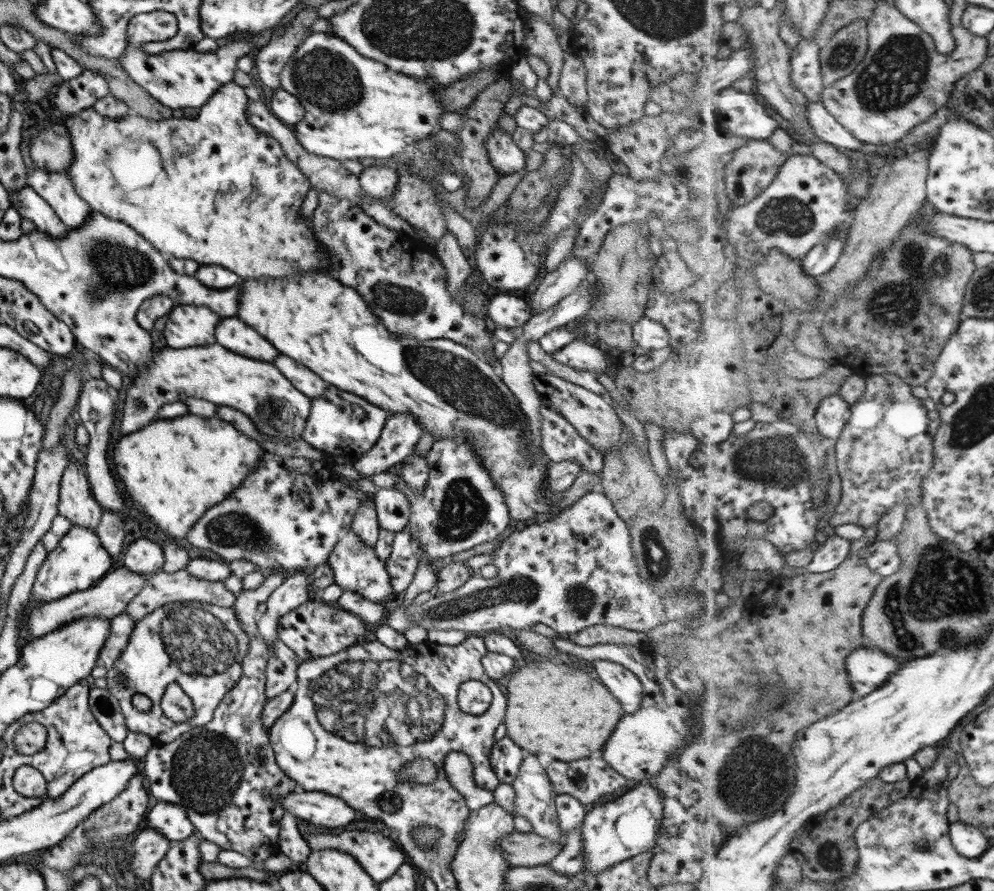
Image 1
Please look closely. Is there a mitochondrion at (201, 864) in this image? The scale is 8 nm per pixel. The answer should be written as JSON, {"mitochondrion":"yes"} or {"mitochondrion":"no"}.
{"mitochondrion":"no"}

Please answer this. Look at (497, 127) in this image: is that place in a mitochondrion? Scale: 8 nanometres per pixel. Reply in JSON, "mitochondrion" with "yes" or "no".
{"mitochondrion":"no"}

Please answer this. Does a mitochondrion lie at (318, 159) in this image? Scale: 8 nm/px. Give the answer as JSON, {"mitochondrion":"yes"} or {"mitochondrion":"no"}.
{"mitochondrion":"no"}

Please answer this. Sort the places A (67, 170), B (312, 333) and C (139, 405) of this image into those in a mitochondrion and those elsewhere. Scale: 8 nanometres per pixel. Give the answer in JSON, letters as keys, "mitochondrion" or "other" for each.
{"A":"other","B":"other","C":"mitochondrion"}

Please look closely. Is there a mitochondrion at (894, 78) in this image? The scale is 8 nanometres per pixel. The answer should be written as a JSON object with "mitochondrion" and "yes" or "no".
{"mitochondrion":"yes"}

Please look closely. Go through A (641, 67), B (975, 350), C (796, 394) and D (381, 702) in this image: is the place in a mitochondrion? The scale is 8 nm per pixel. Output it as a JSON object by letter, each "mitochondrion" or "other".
{"A":"other","B":"other","C":"other","D":"mitochondrion"}

